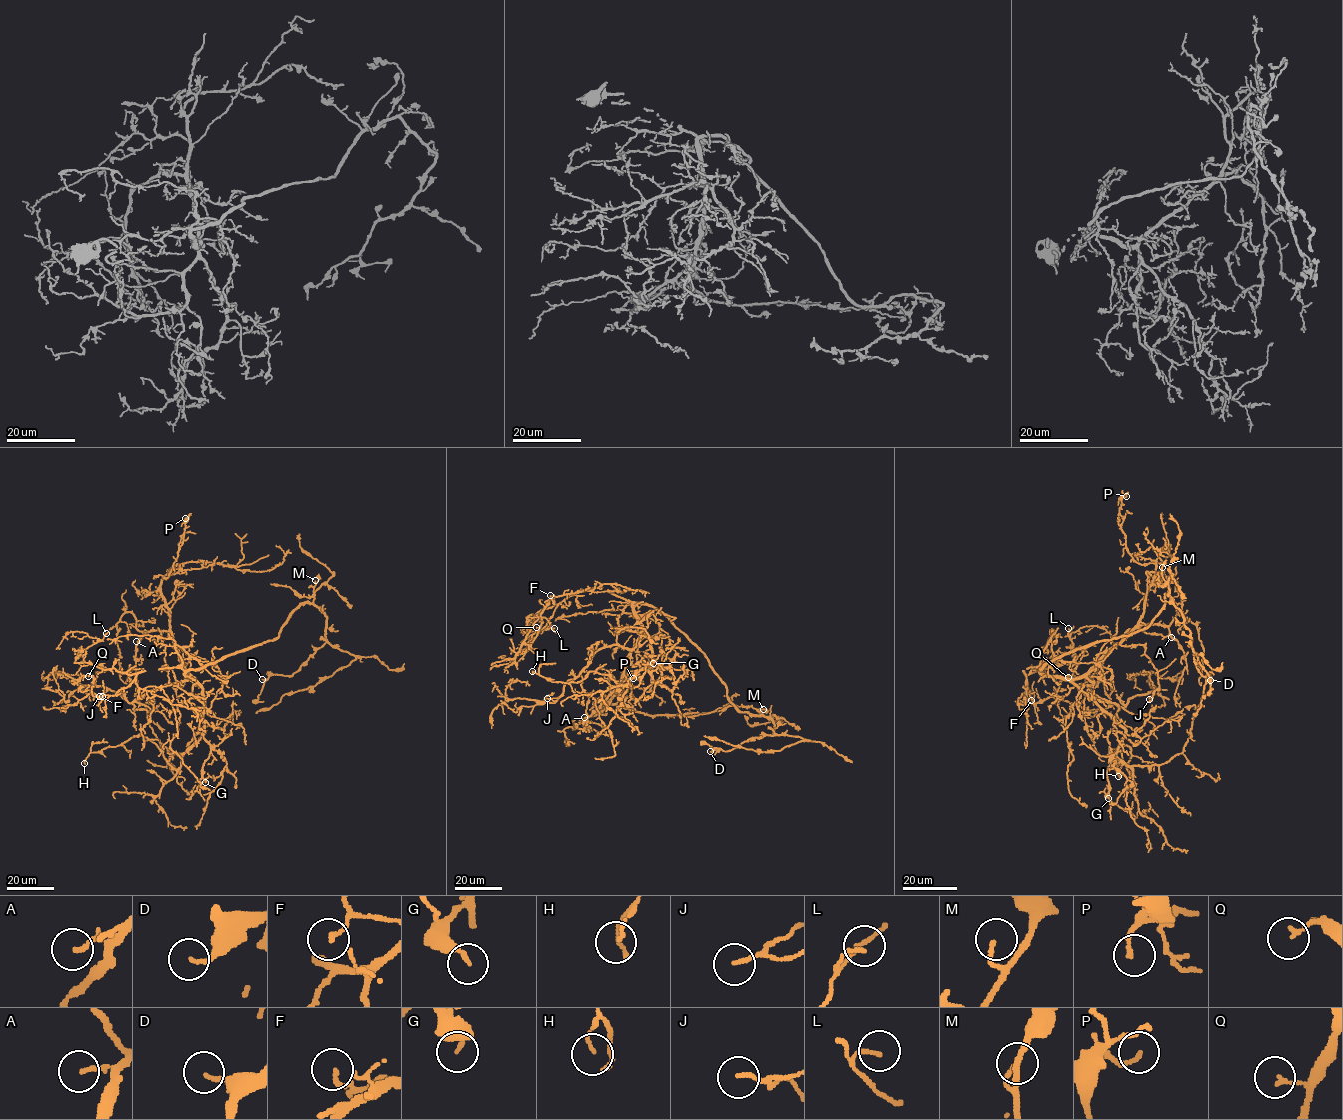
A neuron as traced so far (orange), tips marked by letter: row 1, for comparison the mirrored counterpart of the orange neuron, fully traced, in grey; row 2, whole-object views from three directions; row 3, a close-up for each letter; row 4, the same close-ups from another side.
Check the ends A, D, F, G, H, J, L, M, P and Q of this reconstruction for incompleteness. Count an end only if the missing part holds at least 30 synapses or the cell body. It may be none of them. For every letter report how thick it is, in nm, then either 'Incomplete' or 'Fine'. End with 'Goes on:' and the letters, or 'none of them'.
A: Thickness 130 nm. Fine
D: Thickness 150 nm. Fine
F: Thickness 100 nm. Incomplete
G: Thickness 140 nm. Fine
H: Thickness 100 nm. Fine
J: Thickness 130 nm. Fine
L: Thickness 120 nm. Fine
M: Thickness 140 nm. Fine
P: Thickness 140 nm. Fine
Q: Thickness 120 nm. Fine
Goes on: F

